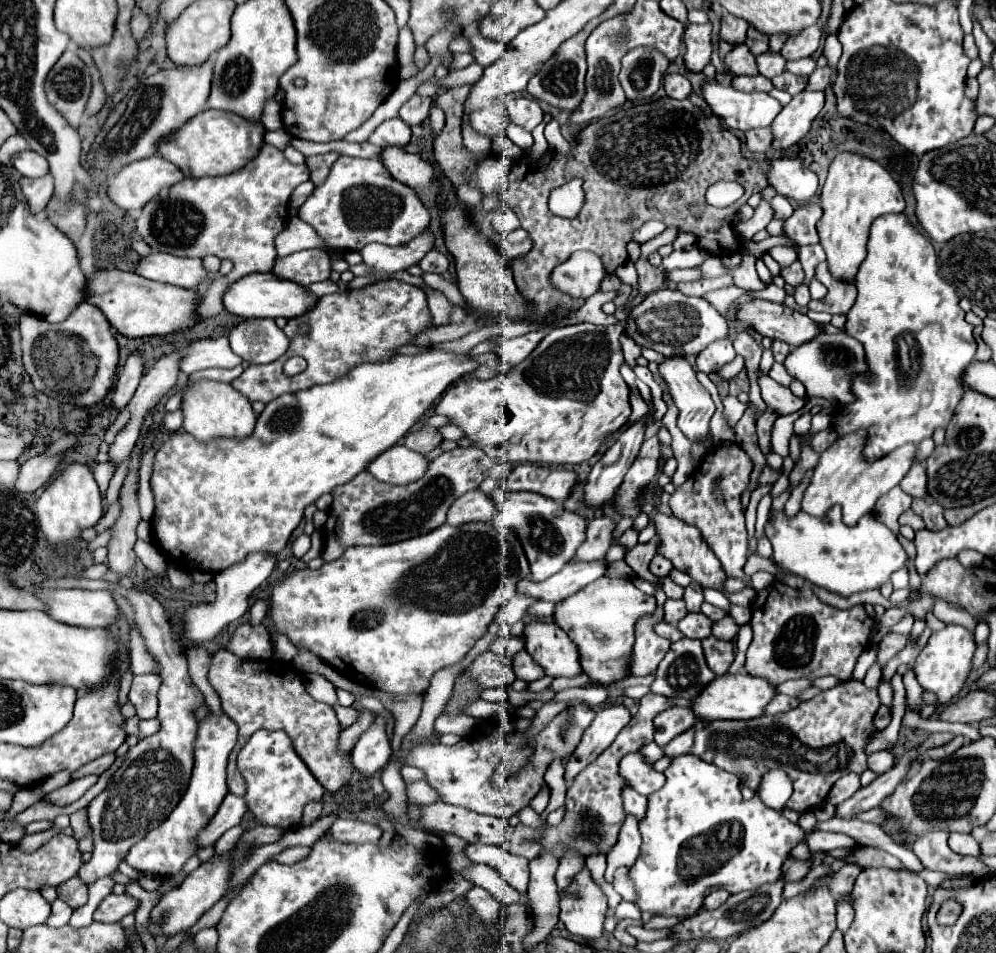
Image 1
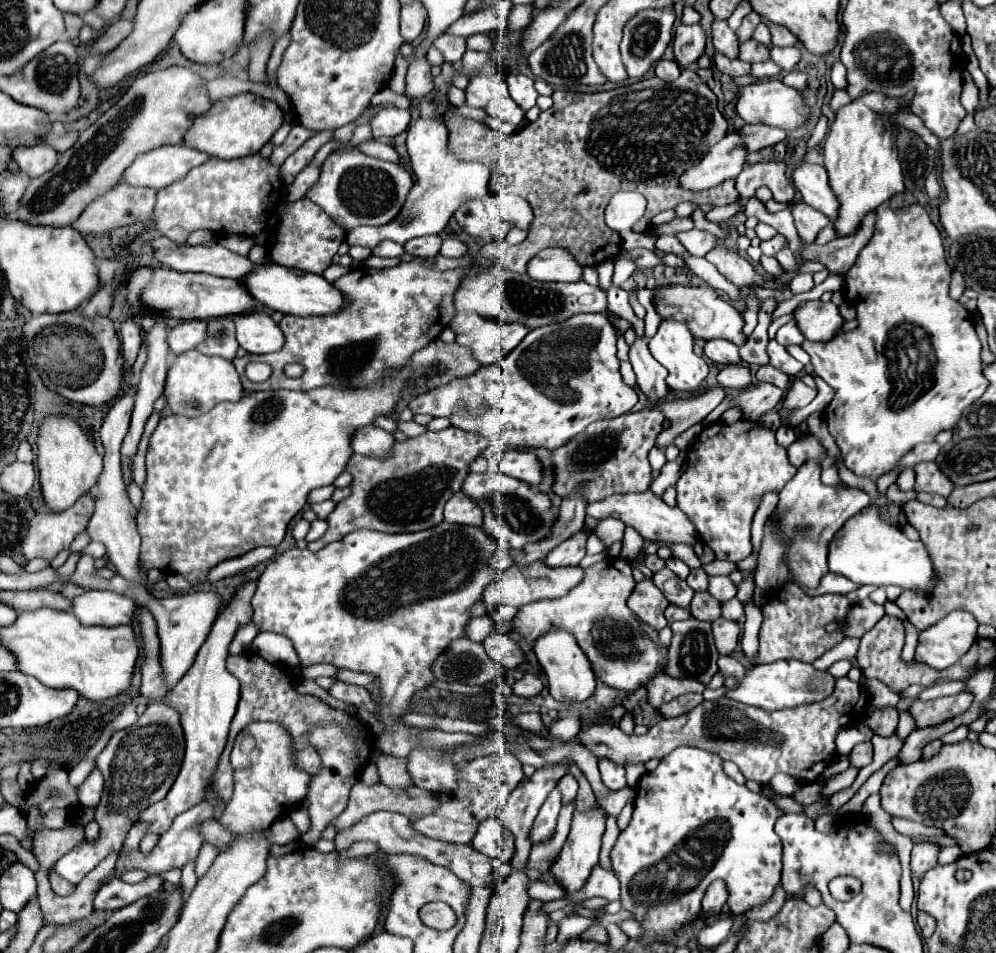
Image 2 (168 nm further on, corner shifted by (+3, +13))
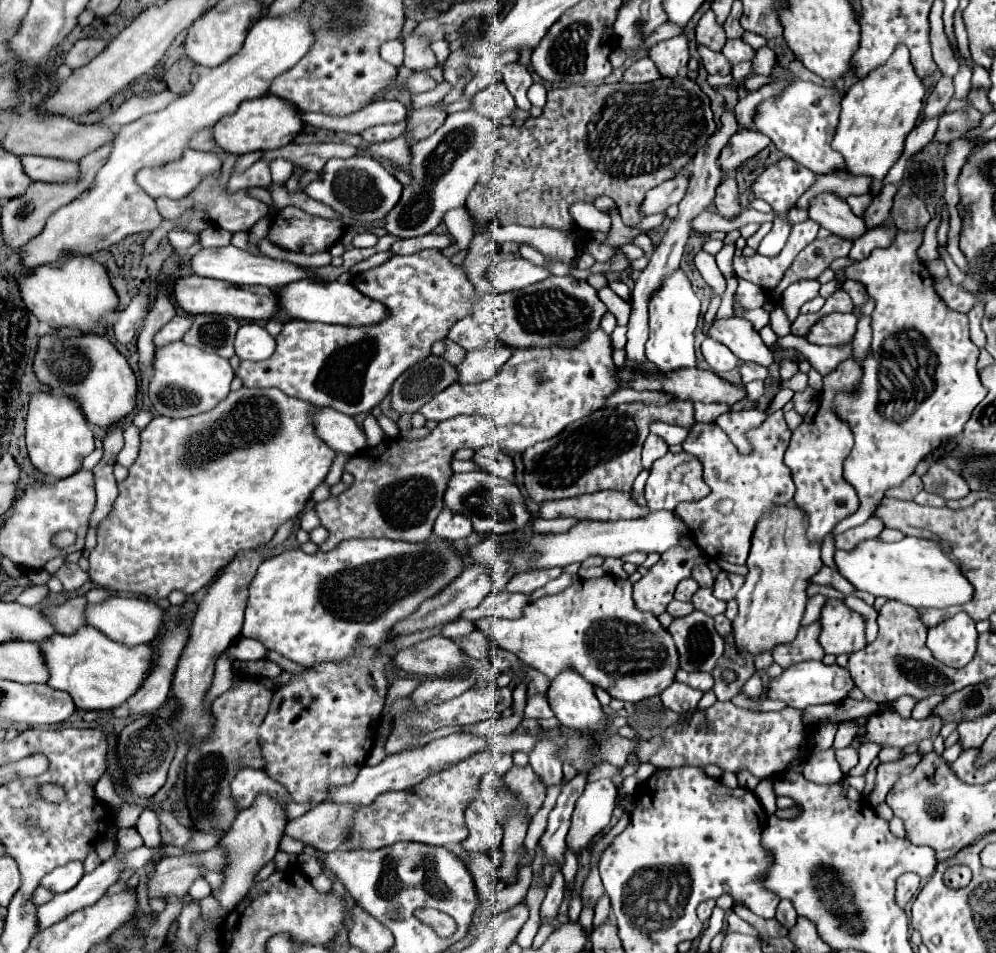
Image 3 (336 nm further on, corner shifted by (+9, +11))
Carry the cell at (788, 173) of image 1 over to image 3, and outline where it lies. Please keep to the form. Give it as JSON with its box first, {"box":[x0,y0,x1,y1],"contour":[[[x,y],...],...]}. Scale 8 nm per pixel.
{"box":[808,194,866,240],"contour":[[[820,194],[816,200],[812,200],[808,212],[812,220],[840,238],[856,240],[866,232],[864,220],[854,216],[848,204],[834,194]]]}

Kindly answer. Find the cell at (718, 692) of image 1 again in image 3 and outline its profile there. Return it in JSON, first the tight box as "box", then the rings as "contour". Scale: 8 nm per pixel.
{"box":[768,662,854,708],"contour":[[[804,662],[796,664],[780,678],[770,680],[768,686],[768,698],[770,700],[784,700],[790,708],[808,708],[814,704],[838,704],[848,698],[850,690],[854,688],[854,682],[850,678],[850,672],[838,664],[824,664],[824,662]]]}

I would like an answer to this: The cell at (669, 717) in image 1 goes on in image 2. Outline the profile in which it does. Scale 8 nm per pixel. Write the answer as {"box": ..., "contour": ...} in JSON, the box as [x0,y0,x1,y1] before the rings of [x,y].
{"box":[658,694,702,718],"contour":[[[684,694],[684,696],[678,696],[678,698],[662,704],[658,708],[658,714],[662,718],[674,718],[674,716],[680,716],[680,714],[690,712],[700,702],[702,702],[702,694]]]}

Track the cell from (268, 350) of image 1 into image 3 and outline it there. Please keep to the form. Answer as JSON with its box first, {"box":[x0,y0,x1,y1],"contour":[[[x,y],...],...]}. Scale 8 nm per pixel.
{"box":[234,322,276,360],"contour":[[[248,322],[238,328],[234,350],[240,360],[266,360],[274,354],[276,340],[258,322]]]}

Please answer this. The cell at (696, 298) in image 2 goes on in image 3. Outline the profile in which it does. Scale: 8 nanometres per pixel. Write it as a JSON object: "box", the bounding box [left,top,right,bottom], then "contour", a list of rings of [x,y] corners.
{"box":[712,316,776,368],"contour":[[[736,316],[718,320],[712,326],[712,338],[726,344],[732,350],[732,354],[740,360],[756,362],[764,368],[768,368],[774,362],[776,354],[762,342],[760,334],[748,320]]]}

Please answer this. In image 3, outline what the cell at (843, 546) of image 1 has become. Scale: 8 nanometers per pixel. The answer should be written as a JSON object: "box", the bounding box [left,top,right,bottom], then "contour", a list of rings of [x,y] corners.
{"box":[836,538,972,608],"contour":[[[878,538],[864,540],[854,552],[836,550],[838,572],[848,578],[858,590],[874,596],[900,600],[914,608],[948,608],[972,600],[972,584],[960,572],[960,566],[950,560],[936,540],[902,538],[896,544],[886,544]]]}

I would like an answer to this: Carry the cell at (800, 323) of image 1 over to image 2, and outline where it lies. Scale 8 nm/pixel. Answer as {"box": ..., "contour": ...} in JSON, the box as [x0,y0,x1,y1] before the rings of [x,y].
{"box":[792,300,844,342],"contour":[[[820,300],[804,302],[792,314],[800,332],[814,342],[832,340],[844,322],[838,314],[838,308],[832,302],[824,304]]]}

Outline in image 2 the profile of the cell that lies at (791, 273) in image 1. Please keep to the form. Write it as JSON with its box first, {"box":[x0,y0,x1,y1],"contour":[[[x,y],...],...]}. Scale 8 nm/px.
{"box":[760,234,788,256],"contour":[[[776,234],[772,240],[760,244],[760,248],[762,248],[762,252],[764,252],[766,256],[776,256],[776,252],[784,250],[786,246],[788,246],[788,242],[786,242],[786,238],[782,238],[782,234]]]}

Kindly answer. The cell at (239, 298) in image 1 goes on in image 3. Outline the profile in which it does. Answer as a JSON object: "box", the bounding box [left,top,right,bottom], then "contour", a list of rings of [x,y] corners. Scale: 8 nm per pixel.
{"box":[276,278,388,326],"contour":[[[304,278],[300,282],[292,282],[292,284],[276,290],[276,294],[280,296],[280,306],[282,306],[282,312],[286,318],[340,324],[340,326],[372,326],[372,324],[388,318],[388,308],[384,304],[364,296],[352,284],[316,282],[312,278]]]}

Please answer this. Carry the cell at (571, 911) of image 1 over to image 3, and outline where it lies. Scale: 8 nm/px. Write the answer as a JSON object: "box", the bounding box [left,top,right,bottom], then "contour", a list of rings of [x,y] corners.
{"box":[568,780,616,854],"contour":[[[596,780],[586,784],[580,800],[572,814],[572,826],[568,832],[568,846],[578,854],[584,846],[590,846],[592,838],[598,836],[612,818],[616,808],[616,786],[612,780]]]}

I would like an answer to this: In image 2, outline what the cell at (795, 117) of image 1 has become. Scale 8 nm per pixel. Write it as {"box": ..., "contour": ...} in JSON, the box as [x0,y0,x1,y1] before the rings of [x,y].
{"box":[742,124,788,152],"contour":[[[746,124],[746,126],[742,128],[742,142],[744,142],[744,146],[748,148],[748,152],[774,146],[774,144],[782,142],[786,136],[788,136],[786,130],[782,130],[782,128],[772,128],[772,126]]]}

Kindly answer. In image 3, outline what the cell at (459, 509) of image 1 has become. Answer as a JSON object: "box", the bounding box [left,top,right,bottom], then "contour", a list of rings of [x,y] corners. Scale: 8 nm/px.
{"box":[432,508,472,540],"contour":[[[448,508],[440,512],[432,530],[432,534],[440,540],[462,540],[470,536],[470,532],[472,532],[472,522],[462,514],[454,514]]]}

